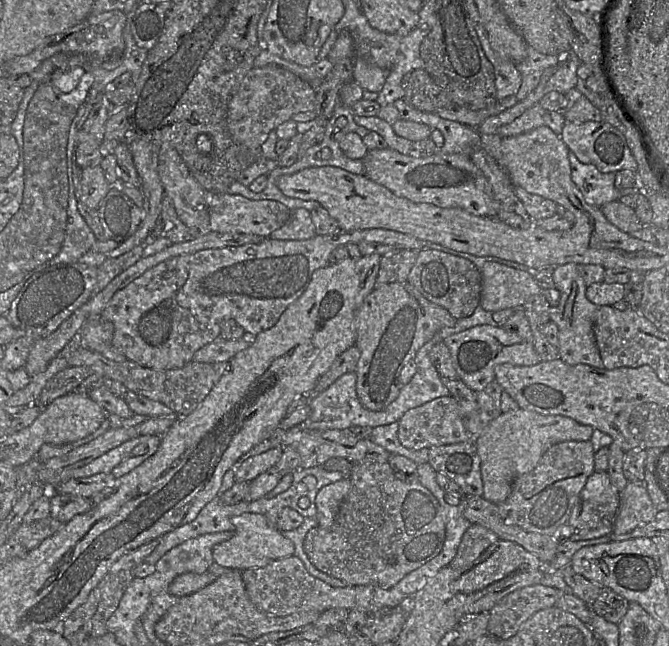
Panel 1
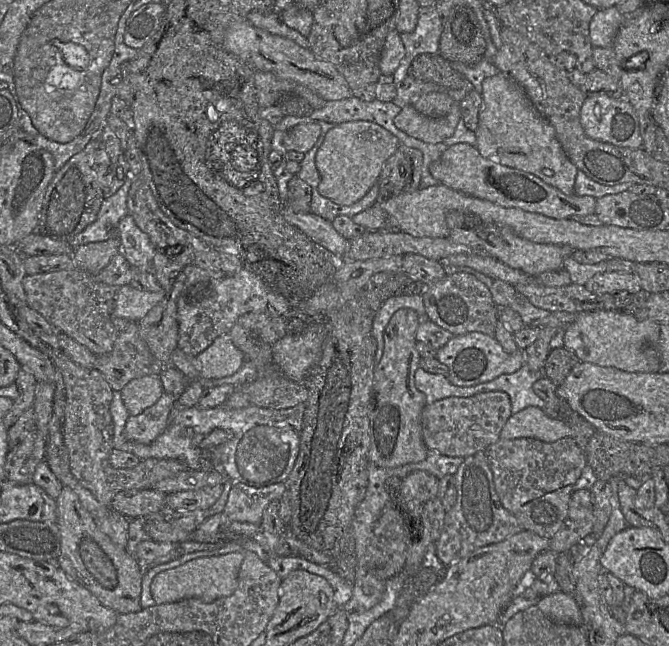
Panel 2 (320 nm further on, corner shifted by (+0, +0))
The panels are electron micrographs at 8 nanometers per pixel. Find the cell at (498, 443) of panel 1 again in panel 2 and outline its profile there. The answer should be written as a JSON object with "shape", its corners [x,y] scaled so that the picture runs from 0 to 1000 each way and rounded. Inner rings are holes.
{"shape":[[[791,628],[765,641],[749,666],[747,680],[792,678],[810,684],[857,676],[857,666],[839,647],[825,647],[812,633]]]}

